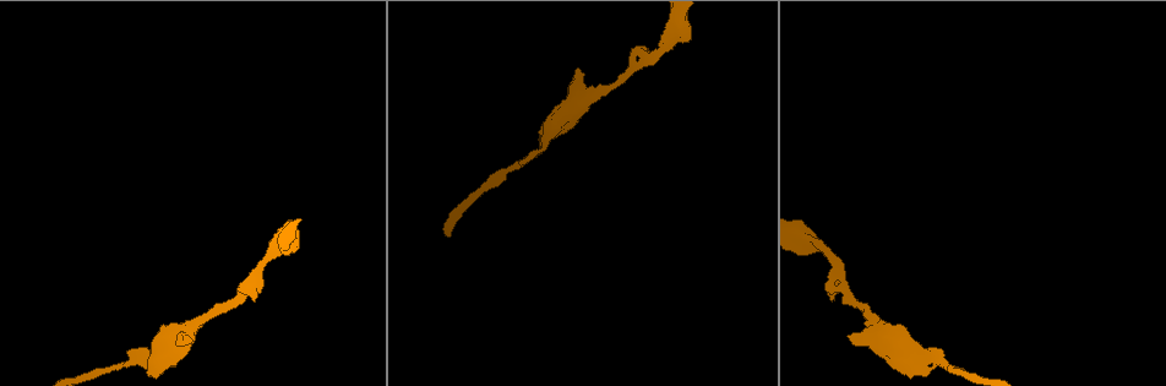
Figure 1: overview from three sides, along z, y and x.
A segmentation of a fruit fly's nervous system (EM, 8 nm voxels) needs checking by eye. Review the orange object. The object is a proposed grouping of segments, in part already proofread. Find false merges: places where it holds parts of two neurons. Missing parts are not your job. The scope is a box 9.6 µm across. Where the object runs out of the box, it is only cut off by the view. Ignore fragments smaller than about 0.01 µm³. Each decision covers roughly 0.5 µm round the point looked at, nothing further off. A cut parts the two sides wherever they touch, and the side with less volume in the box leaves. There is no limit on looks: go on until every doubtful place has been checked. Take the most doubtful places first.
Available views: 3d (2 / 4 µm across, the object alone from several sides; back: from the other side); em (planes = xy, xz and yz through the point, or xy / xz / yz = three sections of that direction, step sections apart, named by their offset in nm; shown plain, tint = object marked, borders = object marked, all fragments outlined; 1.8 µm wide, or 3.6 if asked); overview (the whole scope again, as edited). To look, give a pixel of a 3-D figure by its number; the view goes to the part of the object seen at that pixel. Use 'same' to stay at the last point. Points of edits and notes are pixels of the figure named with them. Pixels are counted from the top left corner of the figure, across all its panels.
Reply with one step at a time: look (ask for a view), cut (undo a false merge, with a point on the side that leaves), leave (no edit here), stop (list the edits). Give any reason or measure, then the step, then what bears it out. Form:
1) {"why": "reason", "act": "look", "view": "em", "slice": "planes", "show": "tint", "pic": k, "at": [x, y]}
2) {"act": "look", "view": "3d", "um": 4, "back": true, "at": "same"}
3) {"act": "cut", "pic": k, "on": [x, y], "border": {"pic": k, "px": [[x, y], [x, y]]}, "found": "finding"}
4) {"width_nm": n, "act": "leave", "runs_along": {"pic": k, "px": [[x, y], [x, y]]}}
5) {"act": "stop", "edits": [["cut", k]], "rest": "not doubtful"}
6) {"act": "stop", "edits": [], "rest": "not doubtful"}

{"why": "a fork", "act": "look", "view": "3d", "um": 4, "pic": 1, "at": [847, 291]}

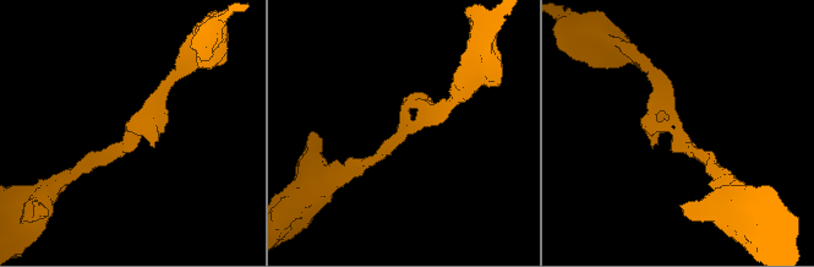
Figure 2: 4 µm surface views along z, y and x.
{"why": "now the EM", "act": "look", "view": "em", "um": 3.6, "slice": "planes", "show": "plain", "pic": 2, "at": [675, 135]}

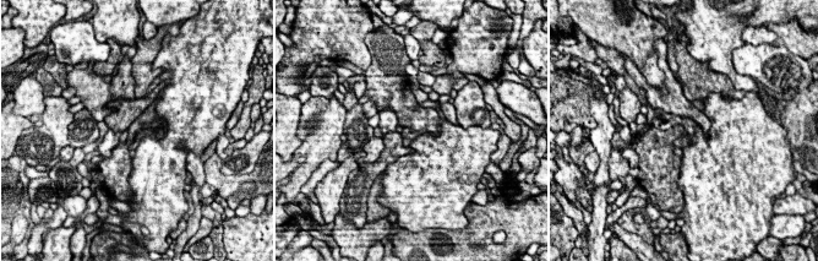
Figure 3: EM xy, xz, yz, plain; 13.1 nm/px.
{"act": "look", "view": "em", "um": 3.6, "slice": "planes", "show": "borders", "at": "same"}

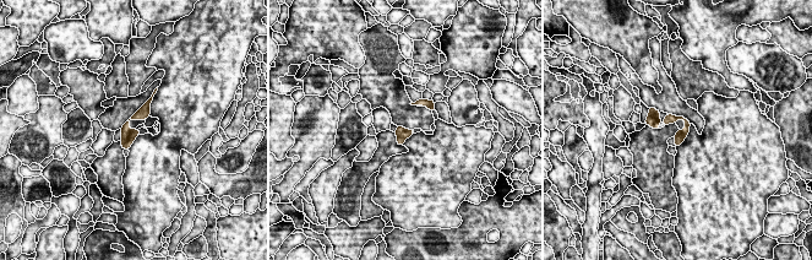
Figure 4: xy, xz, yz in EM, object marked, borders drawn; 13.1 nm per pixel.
{"act": "leave", "runs_along": {"pic": 4, "px": [[147, 106], [126, 124], [125, 145]]}, "found": "all the same neuron"}

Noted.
{"why": "thick turns thin", "act": "look", "view": "em", "slice": "xy", "step": 8, "show": "tint", "pic": 1, "at": [155, 358]}

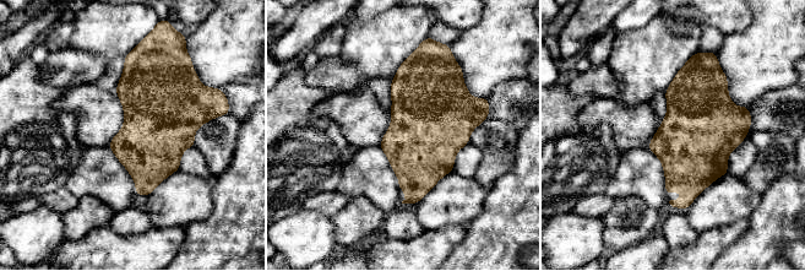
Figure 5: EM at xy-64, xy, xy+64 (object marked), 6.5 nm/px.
{"act": "look", "view": "em", "slice": "planes", "show": "tint", "at": "same"}

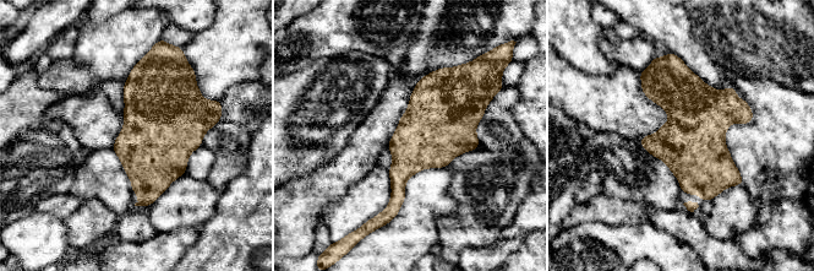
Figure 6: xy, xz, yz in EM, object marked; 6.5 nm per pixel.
{"act": "leave", "found": "all the same neuron"}

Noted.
{"why": "abrupt turn", "act": "look", "view": "em", "slice": "planes", "show": "plain", "pic": 1, "at": [815, 243]}

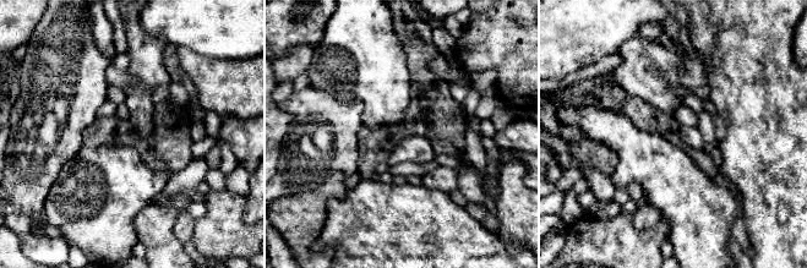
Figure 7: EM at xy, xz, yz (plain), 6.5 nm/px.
{"act": "look", "view": "em", "slice": "planes", "show": "tint", "at": "same"}

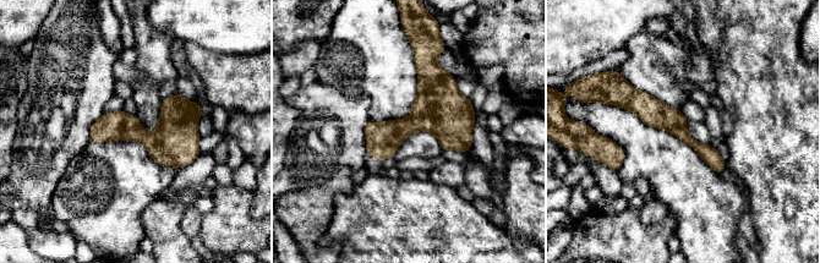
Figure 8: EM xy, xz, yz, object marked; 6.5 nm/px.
{"act": "leave", "runs_along": {"pic": 8, "px": [[621, 93], [666, 118], [720, 169]]}, "found": "all the same neuron"}

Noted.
{"act": "stop", "edits": [], "rest": "not doubtful"}

